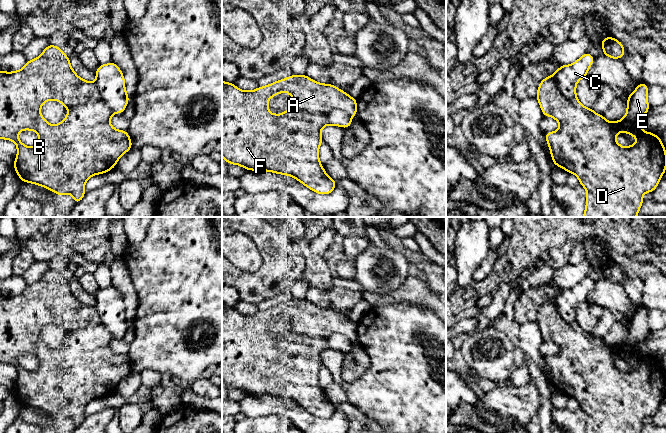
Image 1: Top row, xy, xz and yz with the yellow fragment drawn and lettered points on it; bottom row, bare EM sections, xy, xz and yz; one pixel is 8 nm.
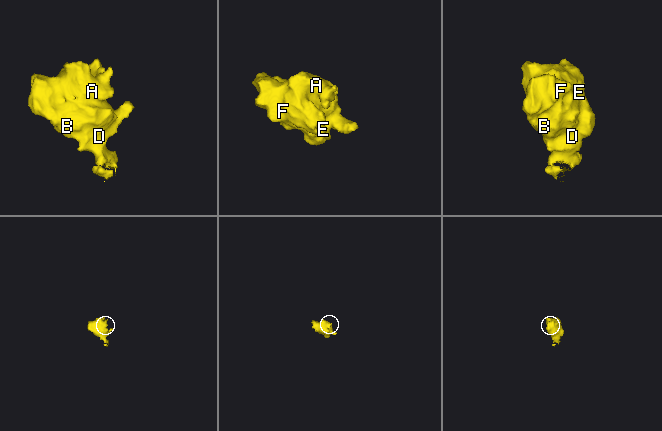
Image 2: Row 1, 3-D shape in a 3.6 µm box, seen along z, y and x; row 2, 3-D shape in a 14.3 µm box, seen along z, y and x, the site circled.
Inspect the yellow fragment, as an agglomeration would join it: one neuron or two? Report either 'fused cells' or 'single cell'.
fused cells

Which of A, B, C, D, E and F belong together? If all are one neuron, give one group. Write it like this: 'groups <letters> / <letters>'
groups A B D E F / C

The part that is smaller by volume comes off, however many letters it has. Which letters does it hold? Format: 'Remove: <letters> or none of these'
Remove: C

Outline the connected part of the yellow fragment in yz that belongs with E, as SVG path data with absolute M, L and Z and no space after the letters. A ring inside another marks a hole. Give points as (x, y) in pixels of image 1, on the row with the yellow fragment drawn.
M548 76L540 82L536 99L541 106L541 111L544 116L550 116L560 123L560 128L557 131L545 133L551 157L555 166L575 174L579 183L587 190L583 217L636 217L644 202L642 195L653 192L666 171L666 150L662 139L654 133L643 131L640 127L642 118L650 109L647 92L648 85L641 82L628 95L627 112L624 118L617 122L609 122L603 115L596 114L592 108L585 108L577 98L567 99L560 92L553 76ZM618 132L630 134L636 137L638 142L629 147L622 147L616 142Z

